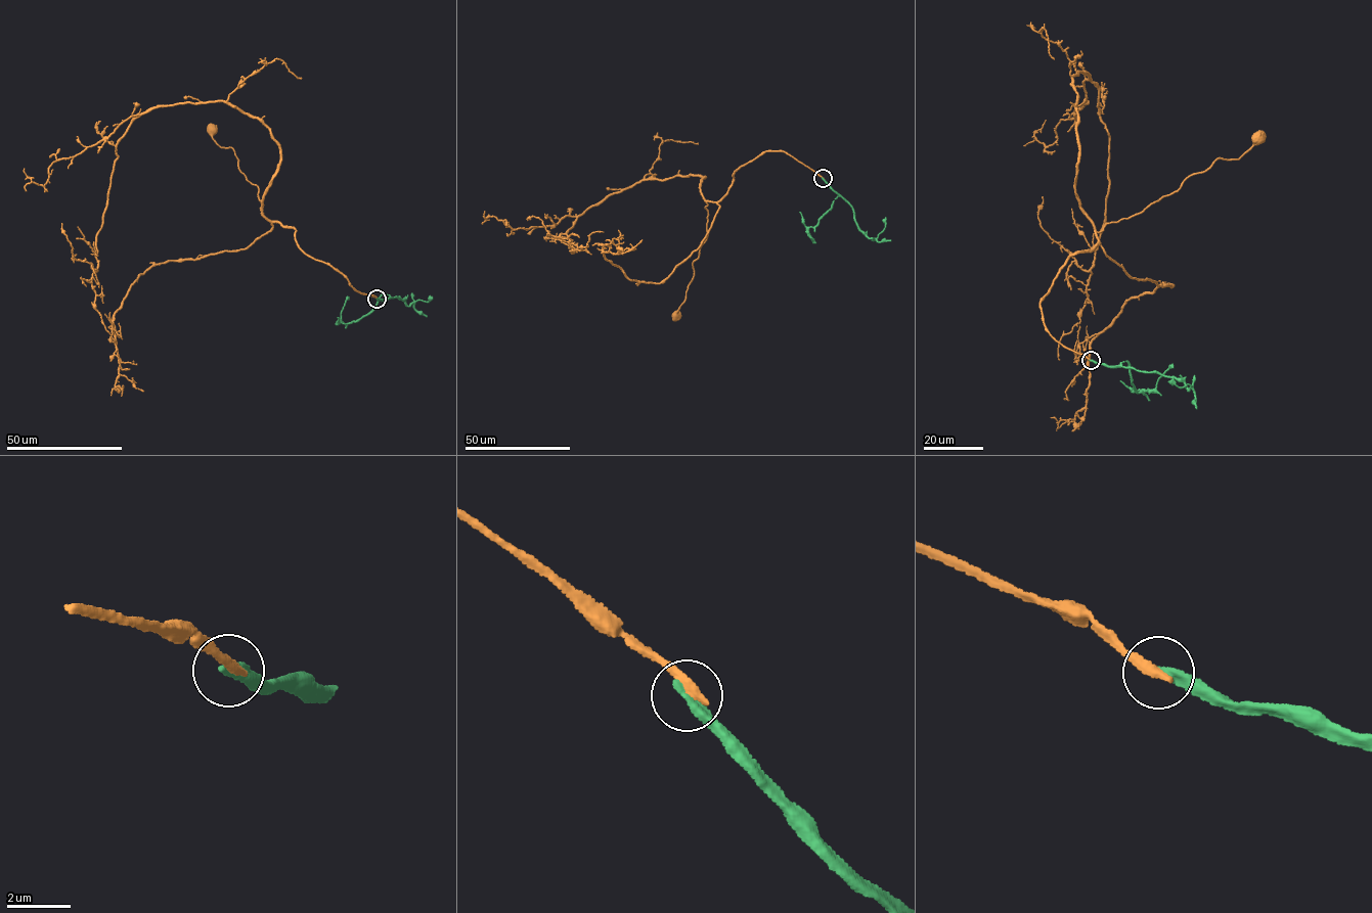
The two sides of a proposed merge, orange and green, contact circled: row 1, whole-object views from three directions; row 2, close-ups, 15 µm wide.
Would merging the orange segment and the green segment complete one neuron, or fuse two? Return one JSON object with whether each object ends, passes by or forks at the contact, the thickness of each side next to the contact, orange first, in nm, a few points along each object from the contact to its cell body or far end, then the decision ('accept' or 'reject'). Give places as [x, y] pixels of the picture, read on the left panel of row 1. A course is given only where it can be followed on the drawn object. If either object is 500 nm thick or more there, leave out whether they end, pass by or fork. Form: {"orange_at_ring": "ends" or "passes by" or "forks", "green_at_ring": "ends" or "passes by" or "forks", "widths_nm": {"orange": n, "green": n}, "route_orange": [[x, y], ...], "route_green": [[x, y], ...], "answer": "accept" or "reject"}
{"orange_at_ring": "ends", "green_at_ring": "ends", "widths_nm": {"orange": 360, "green": 360}, "route_orange": [[377, 299], [301, 249], [294, 228], [262, 215], [258, 188], [231, 147], [216, 143], [212, 126]], "route_green": [[377, 299], [384, 300], [389, 295], [383, 294], [370, 312], [356, 321], [344, 324], [339, 321], [347, 297]], "answer": "reject"}

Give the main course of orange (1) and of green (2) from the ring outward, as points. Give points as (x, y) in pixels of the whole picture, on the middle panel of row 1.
1: (823, 179), (784, 151), (766, 151), (736, 170), (725, 195), (706, 201), (707, 239), (676, 315)
2: (823, 179), (838, 195), (815, 225), (808, 228), (813, 242)

